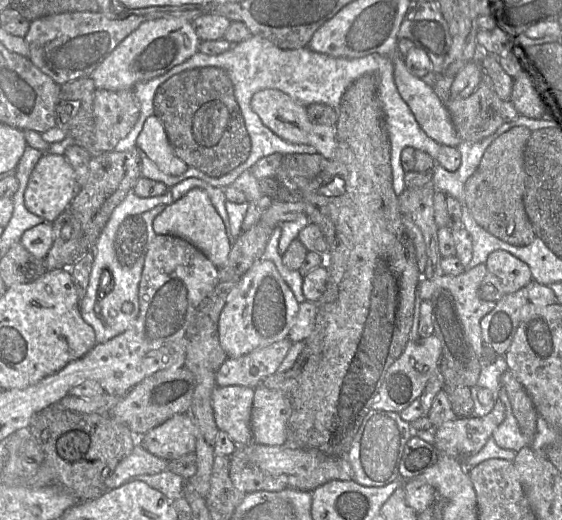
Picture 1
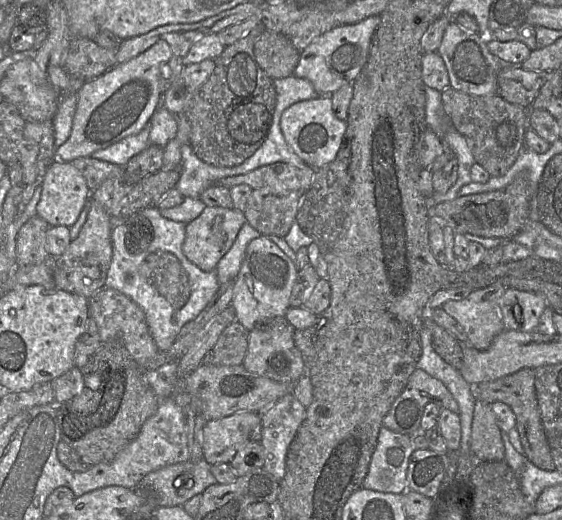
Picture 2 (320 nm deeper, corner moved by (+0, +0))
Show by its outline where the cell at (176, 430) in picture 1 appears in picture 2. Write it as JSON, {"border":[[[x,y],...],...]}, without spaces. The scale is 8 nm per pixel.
{"border":[[[241,412],[207,420],[203,428],[203,459],[210,465],[230,464],[236,453],[250,441],[254,429],[260,426],[261,413],[257,412]]]}

